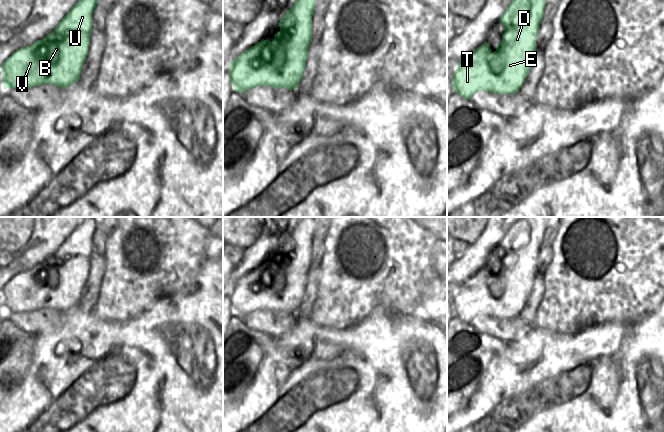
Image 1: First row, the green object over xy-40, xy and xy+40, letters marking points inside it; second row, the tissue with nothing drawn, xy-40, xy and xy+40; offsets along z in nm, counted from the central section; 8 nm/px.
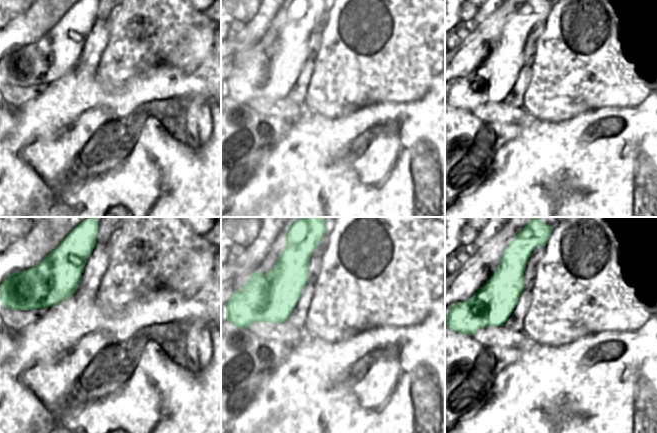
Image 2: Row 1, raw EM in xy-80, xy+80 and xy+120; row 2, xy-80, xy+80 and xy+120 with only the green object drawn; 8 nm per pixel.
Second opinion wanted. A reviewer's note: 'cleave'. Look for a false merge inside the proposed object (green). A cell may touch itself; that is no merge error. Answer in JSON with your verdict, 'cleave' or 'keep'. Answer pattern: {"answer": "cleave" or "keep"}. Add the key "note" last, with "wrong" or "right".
{"answer": "keep", "note": "wrong"}

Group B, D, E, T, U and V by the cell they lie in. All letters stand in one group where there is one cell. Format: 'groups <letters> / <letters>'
groups B D E T U V

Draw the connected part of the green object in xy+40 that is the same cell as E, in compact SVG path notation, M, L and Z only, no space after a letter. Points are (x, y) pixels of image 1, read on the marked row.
M513 0L502 15L500 24L504 25L502 40L493 52L489 44L485 42L465 58L458 62L458 67L452 77L454 92L463 98L470 100L472 95L483 90L495 94L515 94L522 87L532 65L536 53L536 37L544 16L546 0Z

